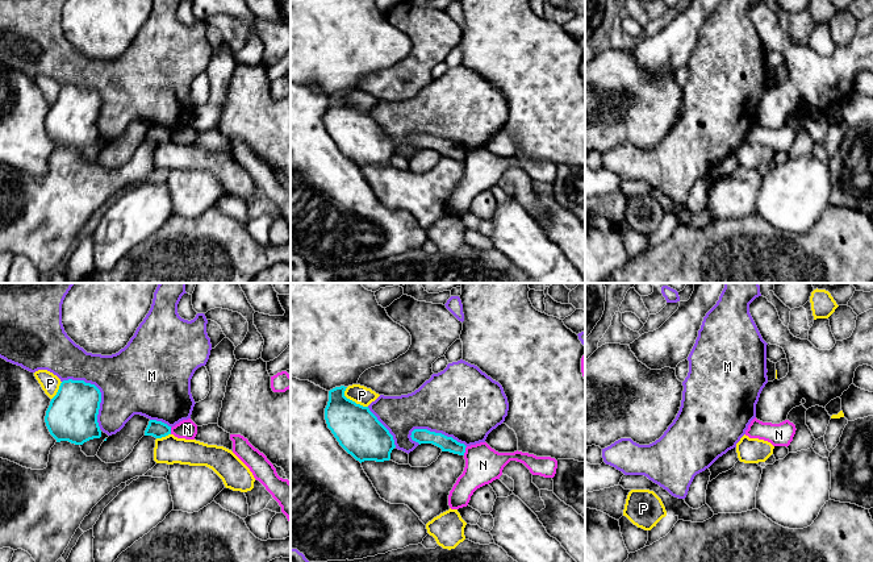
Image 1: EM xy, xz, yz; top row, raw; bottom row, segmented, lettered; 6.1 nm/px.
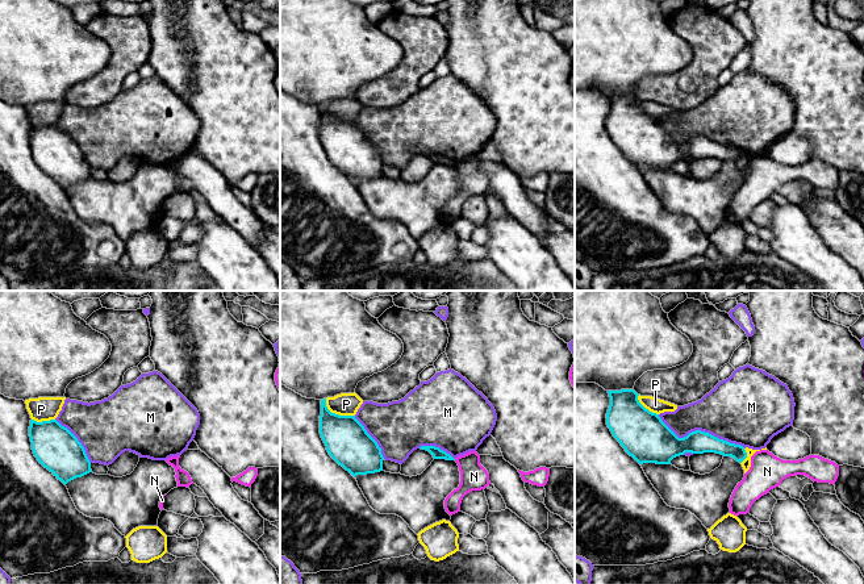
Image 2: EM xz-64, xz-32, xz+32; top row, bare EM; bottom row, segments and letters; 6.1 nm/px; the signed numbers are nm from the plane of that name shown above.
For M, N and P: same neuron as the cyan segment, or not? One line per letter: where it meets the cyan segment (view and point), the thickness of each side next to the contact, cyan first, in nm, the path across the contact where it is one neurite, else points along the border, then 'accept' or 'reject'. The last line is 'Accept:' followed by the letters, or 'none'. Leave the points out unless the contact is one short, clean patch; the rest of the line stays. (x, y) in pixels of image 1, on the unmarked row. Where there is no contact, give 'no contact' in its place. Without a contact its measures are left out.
M: contact xy (99, 96); calibres 300 and 420 nm; reject
N: contact xz (464, 155); calibres 100 and 220 nm; border xz (467, 152), (463, 159); reject
P: contact xz (351, 105); calibres 280 and 120 nm; reject
Accept: none

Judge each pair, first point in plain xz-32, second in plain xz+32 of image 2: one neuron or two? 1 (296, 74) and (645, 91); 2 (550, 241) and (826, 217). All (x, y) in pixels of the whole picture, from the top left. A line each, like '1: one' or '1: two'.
1: two
2: one

